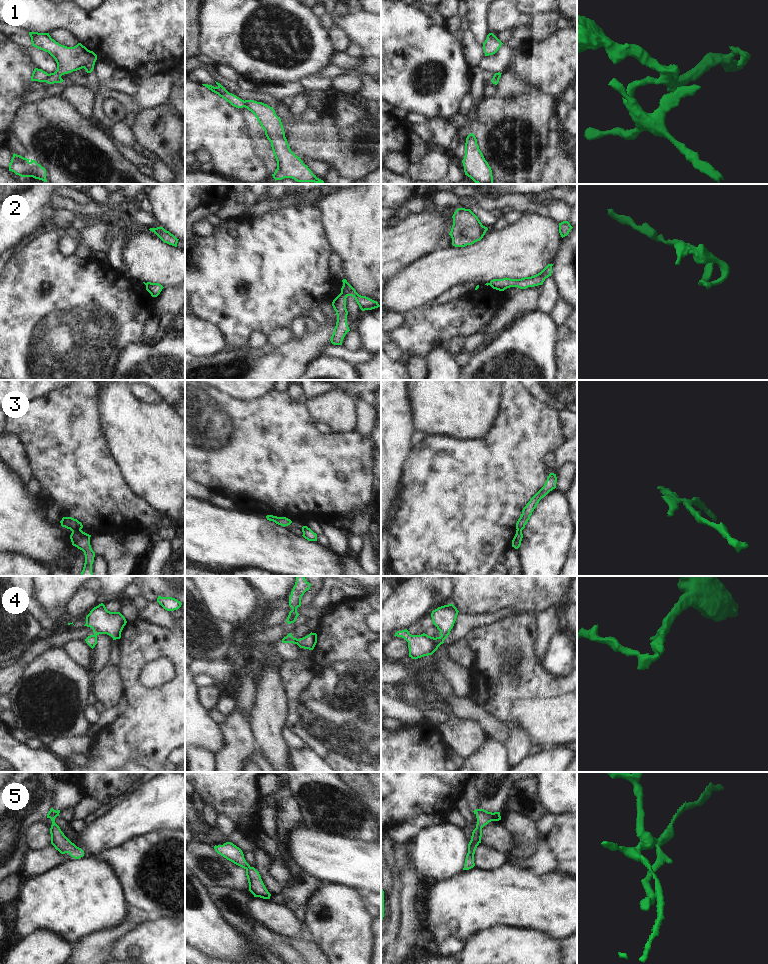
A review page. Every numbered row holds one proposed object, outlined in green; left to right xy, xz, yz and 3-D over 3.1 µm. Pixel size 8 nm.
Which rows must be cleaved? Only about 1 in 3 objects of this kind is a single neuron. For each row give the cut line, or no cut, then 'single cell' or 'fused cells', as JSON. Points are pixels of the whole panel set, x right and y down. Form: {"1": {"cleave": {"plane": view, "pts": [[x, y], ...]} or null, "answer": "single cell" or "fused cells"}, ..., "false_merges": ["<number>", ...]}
{"1": {"cleave": {"plane": "xy", "pts": [[49, 74], [44, 81]]}, "answer": "fused cells"}, "2": {"cleave": {"plane": "xz", "pts": [[341, 292], [346, 296]]}, "answer": "fused cells"}, "3": {"cleave": {"plane": "xy", "pts": [[80, 529], [72, 531]]}, "answer": "fused cells"}, "4": {"cleave": {"plane": "xz", "pts": [[293, 637], [289, 642]]}, "answer": "fused cells"}, "5": {"cleave": {"plane": "xz", "pts": [[249, 866], [246, 869]]}, "answer": "fused cells"}, "false_merges": ["1", "2", "3", "4", "5"]}

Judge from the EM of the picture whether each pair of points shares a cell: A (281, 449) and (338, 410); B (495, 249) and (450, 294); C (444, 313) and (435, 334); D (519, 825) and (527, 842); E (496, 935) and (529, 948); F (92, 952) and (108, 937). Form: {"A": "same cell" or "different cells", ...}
{"A": "different cells", "B": "different cells", "C": "same cell", "D": "same cell", "E": "same cell", "F": "same cell"}

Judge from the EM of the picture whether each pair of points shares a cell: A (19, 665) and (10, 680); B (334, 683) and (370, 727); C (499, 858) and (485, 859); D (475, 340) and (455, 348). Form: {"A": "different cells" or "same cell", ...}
{"A": "same cell", "B": "same cell", "C": "same cell", "D": "different cells"}

